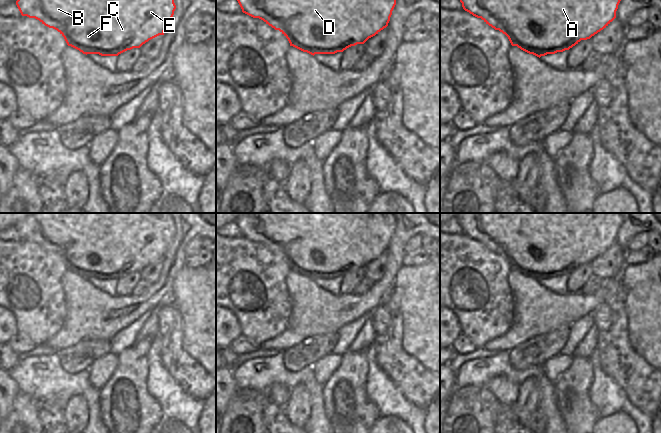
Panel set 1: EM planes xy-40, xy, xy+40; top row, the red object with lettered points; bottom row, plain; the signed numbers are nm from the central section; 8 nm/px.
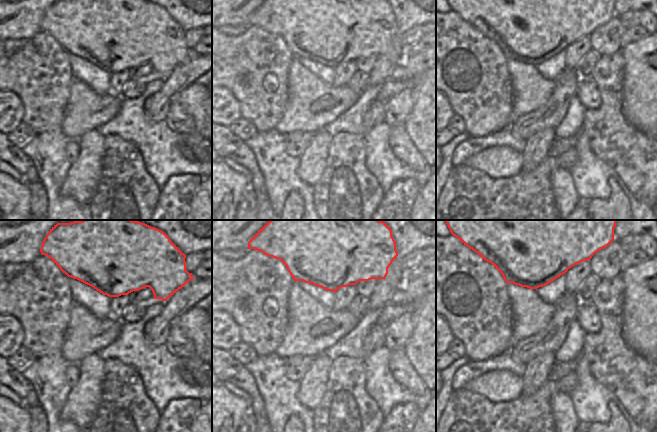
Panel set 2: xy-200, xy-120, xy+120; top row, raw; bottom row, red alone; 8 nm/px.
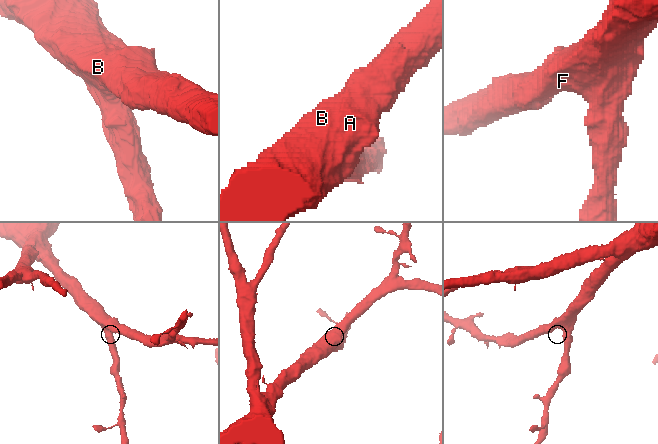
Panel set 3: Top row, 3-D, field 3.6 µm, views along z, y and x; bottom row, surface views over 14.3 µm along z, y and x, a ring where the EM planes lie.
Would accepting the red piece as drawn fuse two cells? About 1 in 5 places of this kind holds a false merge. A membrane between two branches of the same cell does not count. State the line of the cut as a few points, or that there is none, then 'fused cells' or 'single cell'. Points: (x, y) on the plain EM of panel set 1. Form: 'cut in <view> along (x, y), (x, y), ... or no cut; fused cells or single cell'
no cut; single cell

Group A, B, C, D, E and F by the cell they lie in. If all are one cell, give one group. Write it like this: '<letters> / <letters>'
A B C D E F

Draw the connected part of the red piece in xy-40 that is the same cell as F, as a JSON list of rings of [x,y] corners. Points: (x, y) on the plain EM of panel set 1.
[[[32,213],[19,222],[16,229],[22,240],[35,242],[45,250],[57,254],[68,270],[86,279],[101,280],[118,280],[164,259],[176,233],[170,213]]]

